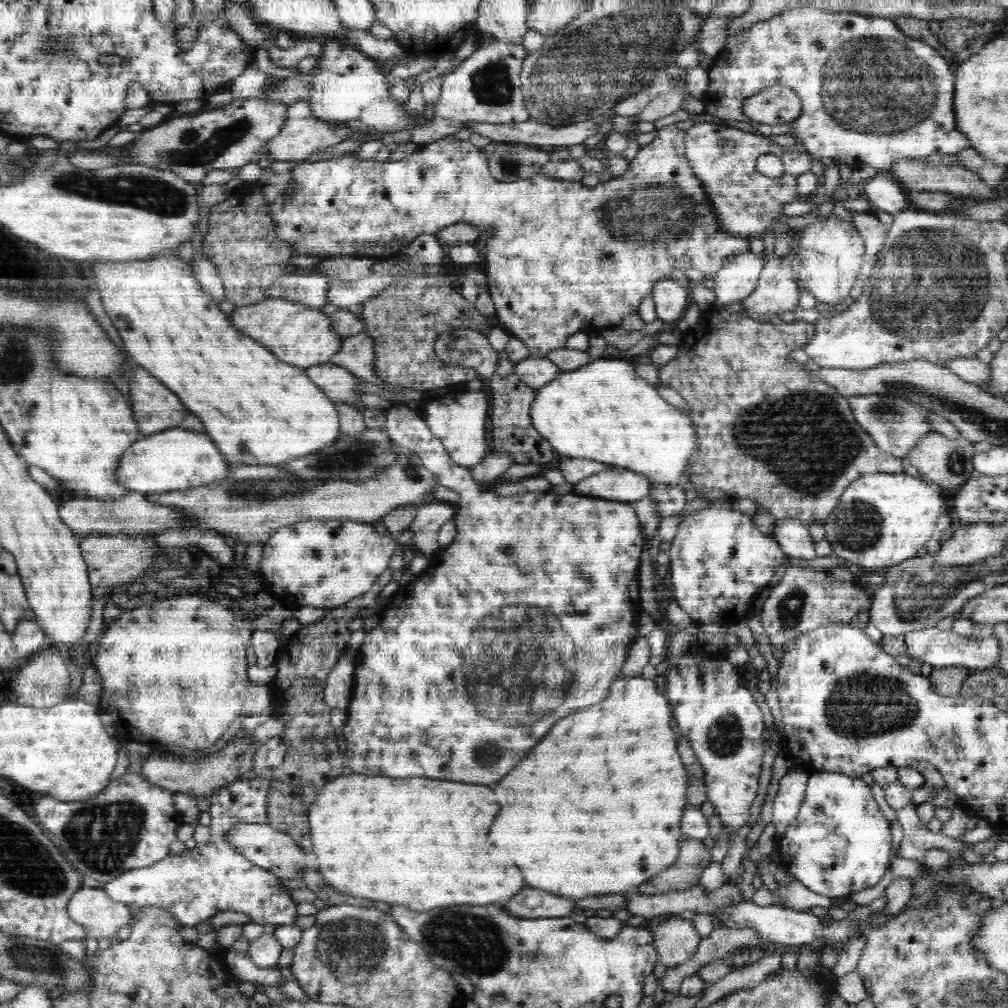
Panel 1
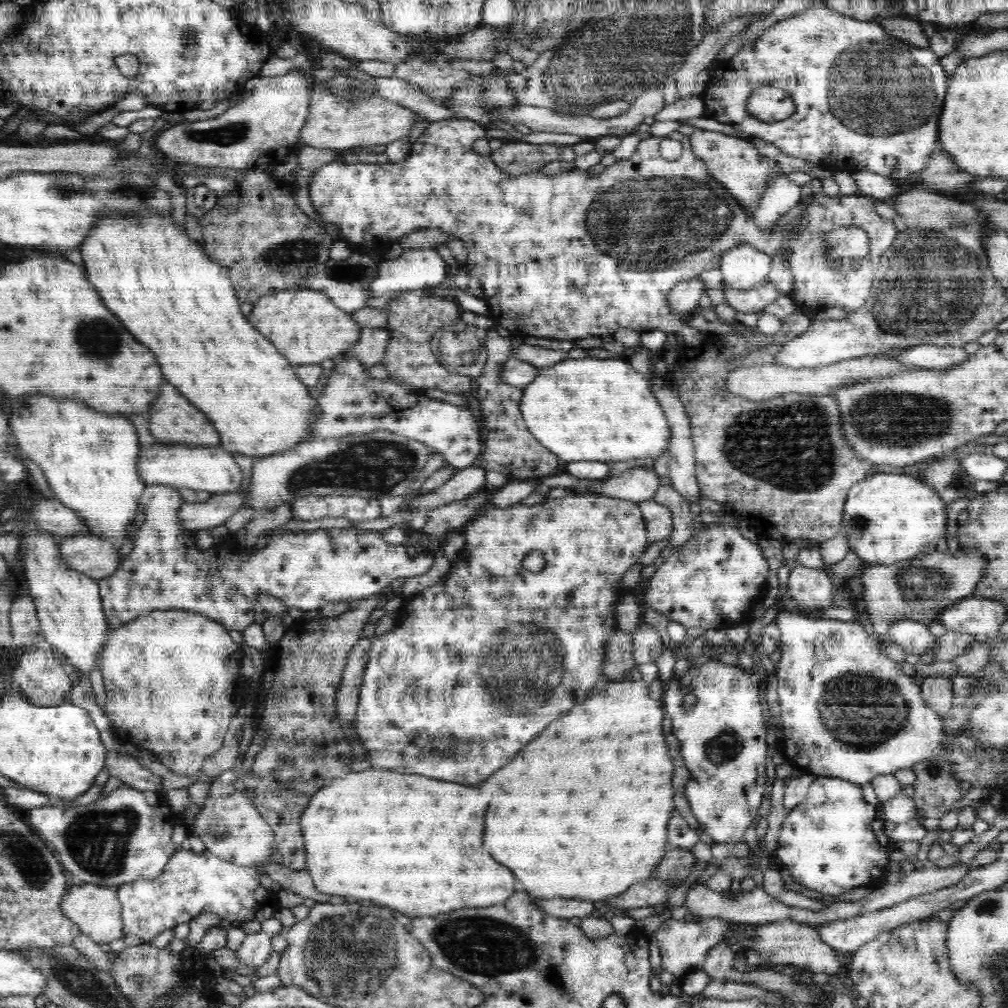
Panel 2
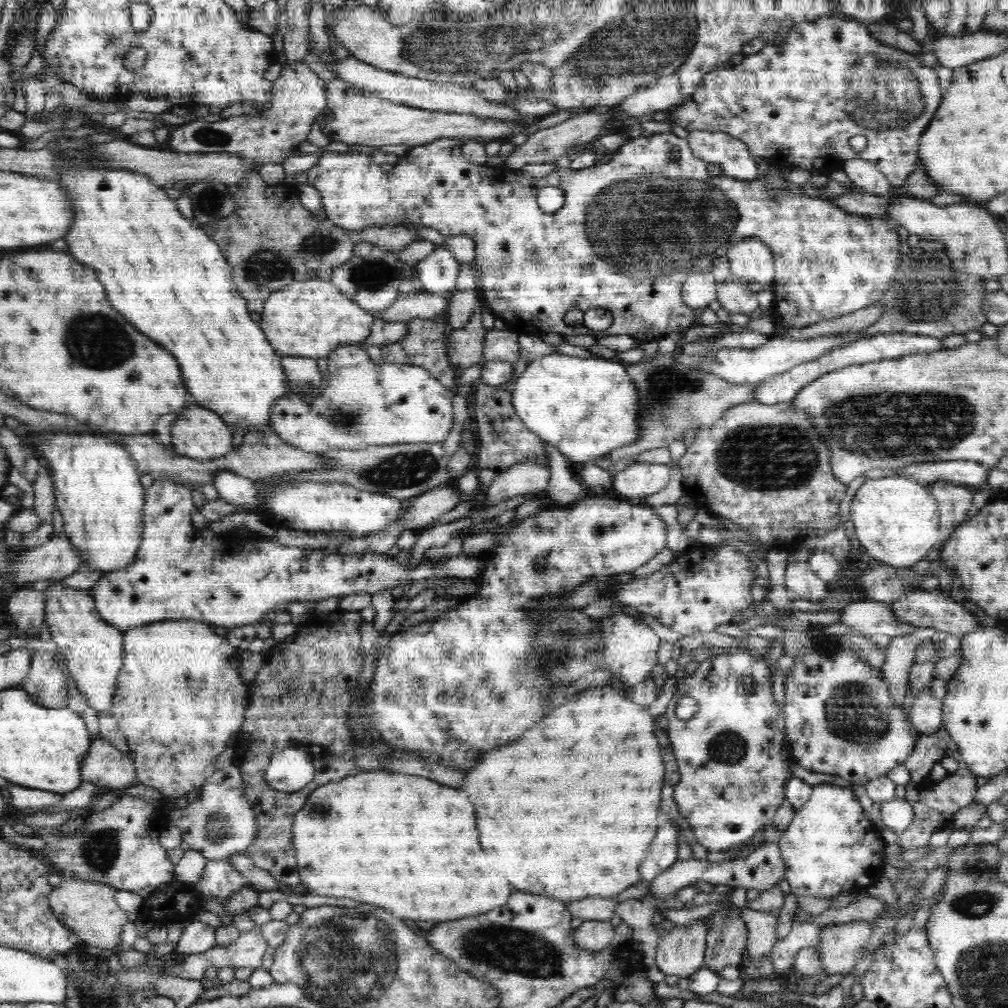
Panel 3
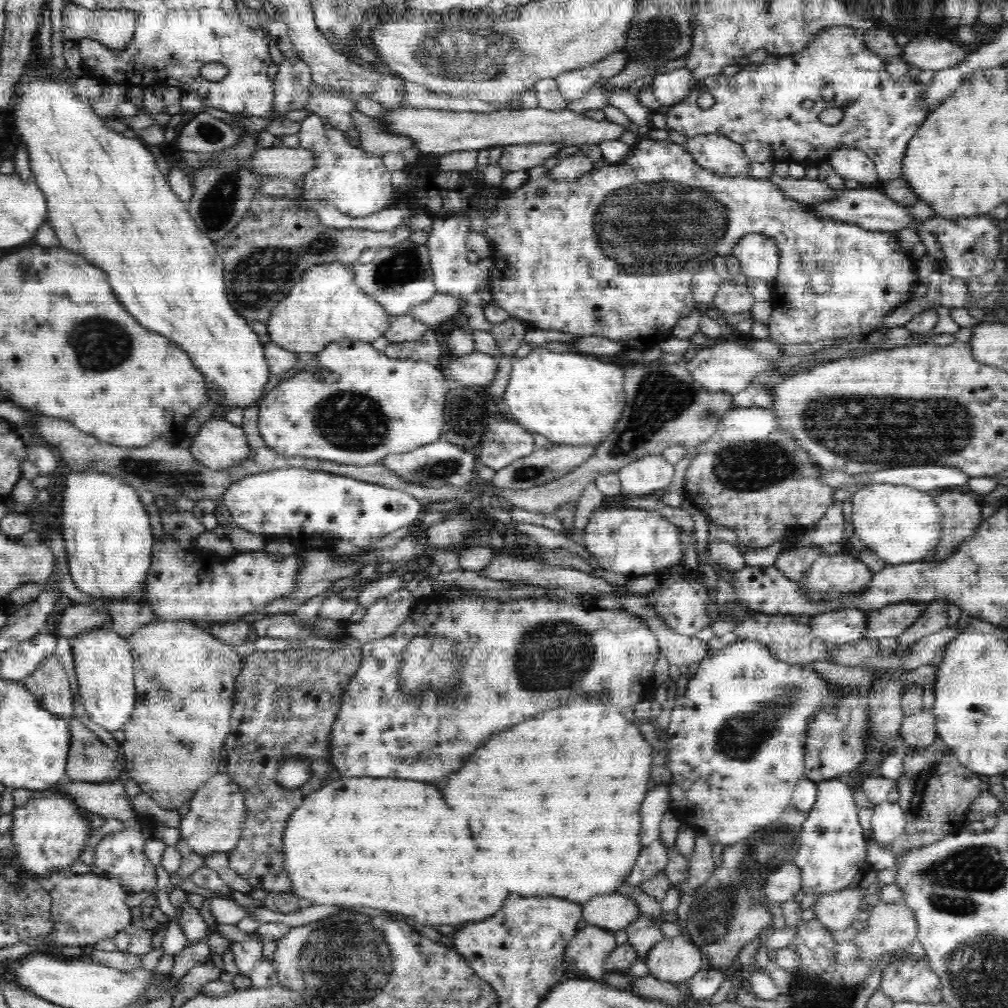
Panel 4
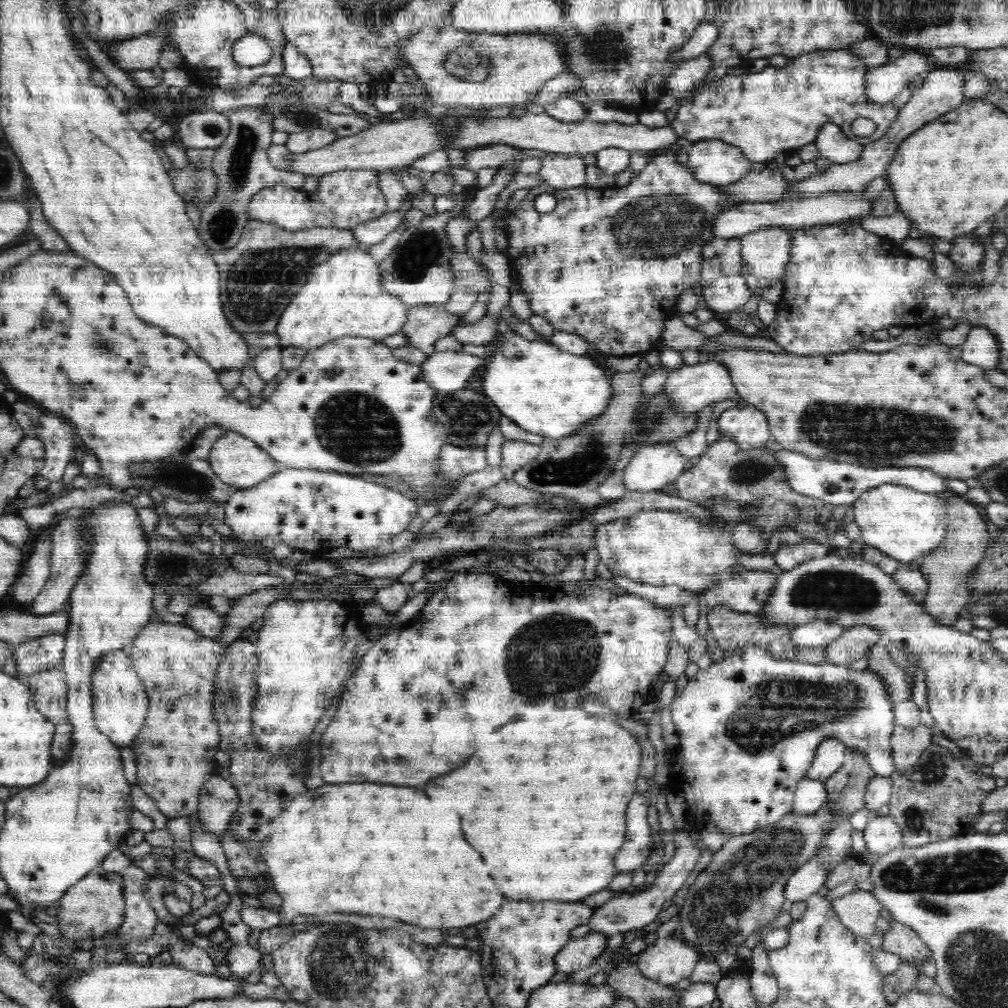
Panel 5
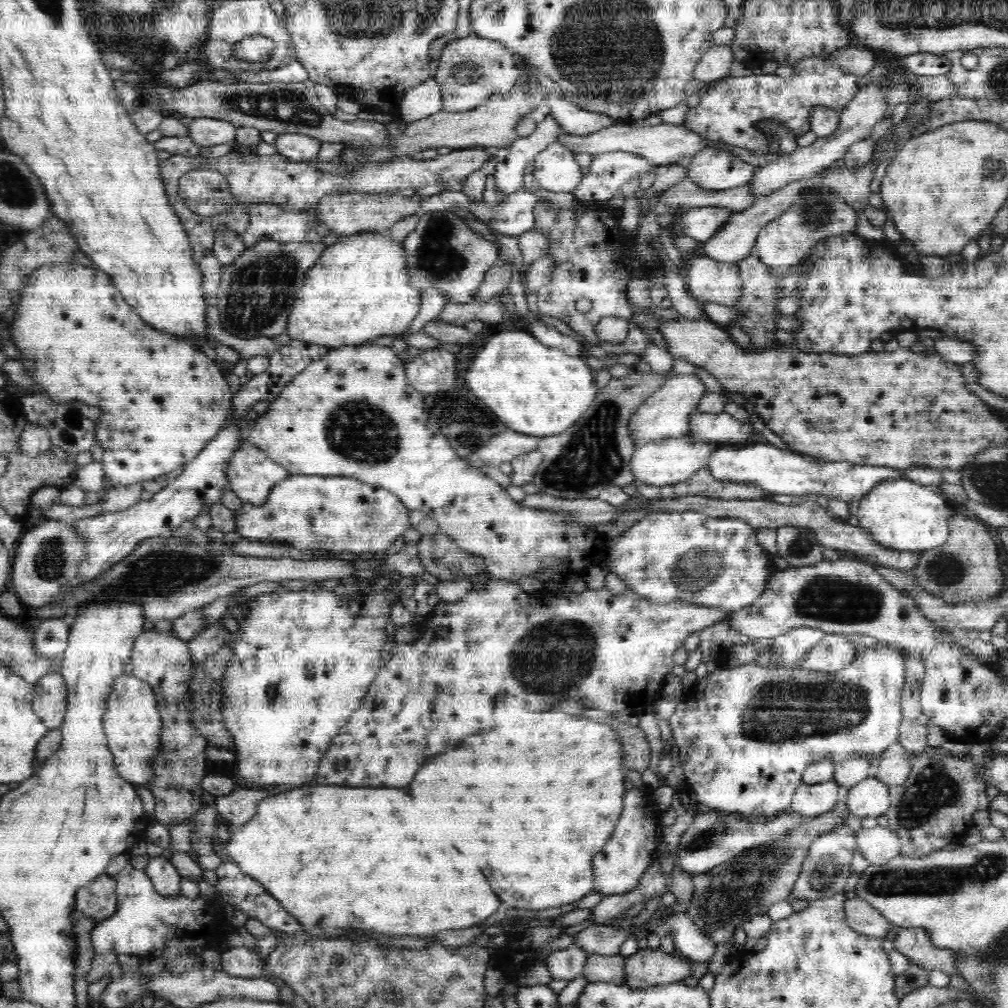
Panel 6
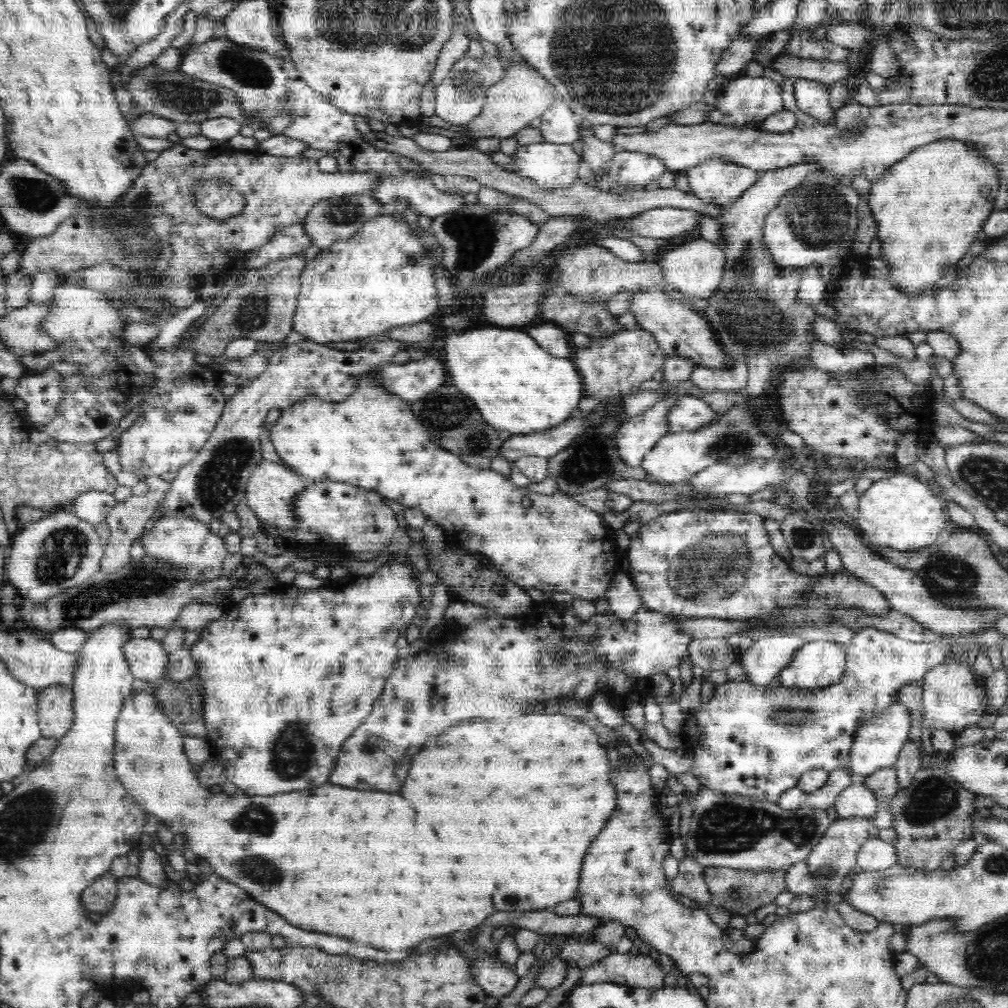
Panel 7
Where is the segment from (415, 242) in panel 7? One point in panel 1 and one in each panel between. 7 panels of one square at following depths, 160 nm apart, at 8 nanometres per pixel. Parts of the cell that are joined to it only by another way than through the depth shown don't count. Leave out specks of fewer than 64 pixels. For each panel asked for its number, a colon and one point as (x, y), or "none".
1: (299, 335)
2: (305, 326)
3: (310, 318)
4: (326, 306)
5: (342, 297)
6: (357, 290)

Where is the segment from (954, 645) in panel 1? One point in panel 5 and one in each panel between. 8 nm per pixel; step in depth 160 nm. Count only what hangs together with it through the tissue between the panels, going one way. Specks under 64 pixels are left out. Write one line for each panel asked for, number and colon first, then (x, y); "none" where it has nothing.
2: (914, 637)
3: (868, 617)
4: (840, 626)
5: (818, 633)

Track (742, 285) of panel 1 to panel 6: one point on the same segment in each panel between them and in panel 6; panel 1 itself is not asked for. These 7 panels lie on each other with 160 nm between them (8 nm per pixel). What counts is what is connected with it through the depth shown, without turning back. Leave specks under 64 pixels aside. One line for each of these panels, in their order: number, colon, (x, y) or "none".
2: (744, 267)
3: (750, 259)
4: (759, 256)
5: (766, 252)
6: (819, 213)

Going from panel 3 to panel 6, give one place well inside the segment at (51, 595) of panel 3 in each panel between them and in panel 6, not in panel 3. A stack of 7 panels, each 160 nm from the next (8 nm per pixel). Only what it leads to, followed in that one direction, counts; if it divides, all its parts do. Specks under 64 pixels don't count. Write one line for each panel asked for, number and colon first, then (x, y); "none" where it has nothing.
4: (104, 665)
5: (120, 705)
6: (132, 723)

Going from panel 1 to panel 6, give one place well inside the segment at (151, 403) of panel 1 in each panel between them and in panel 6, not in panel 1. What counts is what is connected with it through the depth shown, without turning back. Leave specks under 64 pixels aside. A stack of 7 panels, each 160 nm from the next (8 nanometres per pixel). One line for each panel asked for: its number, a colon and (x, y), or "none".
2: (173, 420)
3: (201, 434)
4: (220, 444)
5: (238, 461)
6: (252, 474)

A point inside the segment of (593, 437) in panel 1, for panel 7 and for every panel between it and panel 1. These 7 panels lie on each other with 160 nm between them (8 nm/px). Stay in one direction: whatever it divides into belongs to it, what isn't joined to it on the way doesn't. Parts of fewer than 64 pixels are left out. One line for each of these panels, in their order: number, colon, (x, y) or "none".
2: (590, 408)
3: (585, 407)
4: (573, 399)
5: (546, 391)
6: (537, 390)
7: (518, 386)

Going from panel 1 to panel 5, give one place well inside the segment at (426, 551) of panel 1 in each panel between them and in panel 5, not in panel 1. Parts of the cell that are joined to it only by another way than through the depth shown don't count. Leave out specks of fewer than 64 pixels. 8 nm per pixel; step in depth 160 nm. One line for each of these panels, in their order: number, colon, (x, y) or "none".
2: (442, 520)
3: (528, 478)
4: (543, 466)
5: (574, 466)

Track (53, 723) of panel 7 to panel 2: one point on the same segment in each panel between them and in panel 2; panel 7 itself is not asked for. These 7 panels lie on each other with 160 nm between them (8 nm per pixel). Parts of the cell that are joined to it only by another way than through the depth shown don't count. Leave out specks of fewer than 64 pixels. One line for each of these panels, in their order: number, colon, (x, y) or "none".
2: (39, 677)
3: (45, 683)
4: (50, 685)
5: (49, 688)
6: (49, 700)

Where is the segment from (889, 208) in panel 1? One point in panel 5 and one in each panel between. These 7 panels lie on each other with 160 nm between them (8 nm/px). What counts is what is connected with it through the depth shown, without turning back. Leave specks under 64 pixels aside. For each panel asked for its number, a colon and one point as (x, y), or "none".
2: (870, 184)
3: (864, 174)
4: (851, 164)
5: (832, 143)

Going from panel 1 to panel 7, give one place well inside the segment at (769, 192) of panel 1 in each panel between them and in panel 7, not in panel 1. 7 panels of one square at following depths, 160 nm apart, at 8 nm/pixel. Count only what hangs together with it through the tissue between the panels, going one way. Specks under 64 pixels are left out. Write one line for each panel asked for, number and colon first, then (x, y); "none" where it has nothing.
2: (734, 163)
3: (733, 156)
4: (716, 153)
5: (715, 162)
6: (713, 169)
7: (717, 182)

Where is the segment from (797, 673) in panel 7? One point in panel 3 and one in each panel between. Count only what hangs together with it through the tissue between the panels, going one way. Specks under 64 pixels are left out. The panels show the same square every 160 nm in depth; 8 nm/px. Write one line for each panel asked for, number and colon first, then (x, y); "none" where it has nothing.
3: (922, 608)
4: (892, 620)
5: (852, 645)
6: (834, 651)

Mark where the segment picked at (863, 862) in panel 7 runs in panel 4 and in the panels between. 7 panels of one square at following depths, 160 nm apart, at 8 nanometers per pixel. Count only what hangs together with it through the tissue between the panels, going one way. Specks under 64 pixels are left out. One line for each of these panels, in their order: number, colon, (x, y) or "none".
4: (888, 821)
5: (881, 834)
6: (878, 844)

